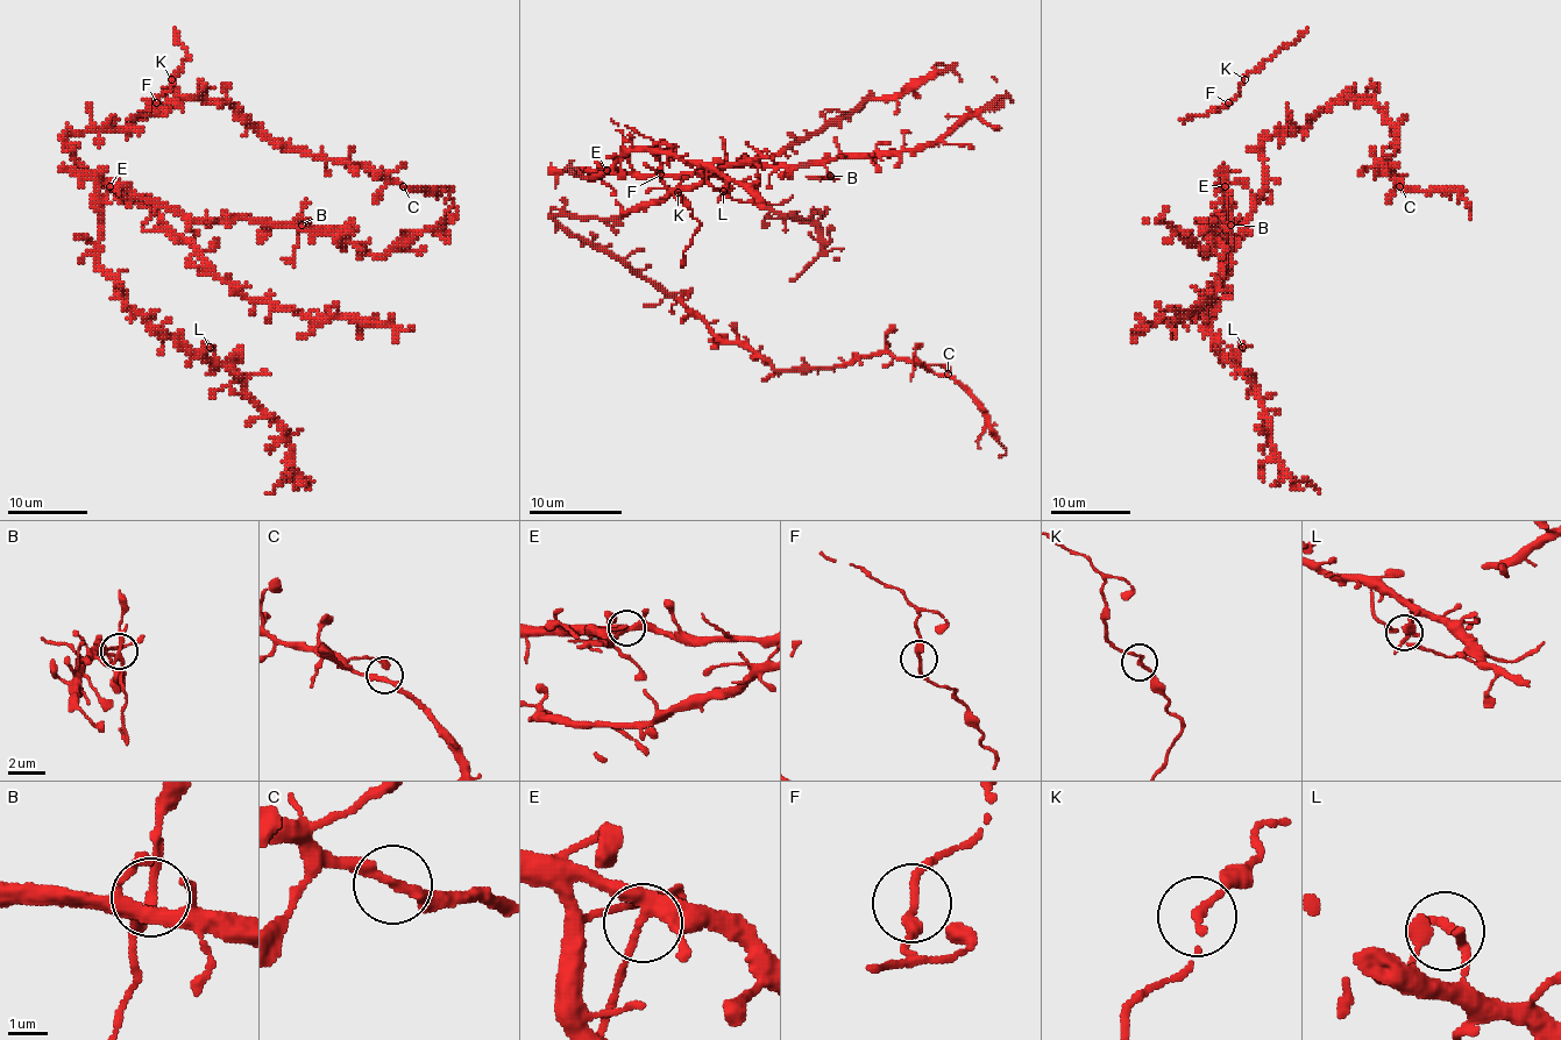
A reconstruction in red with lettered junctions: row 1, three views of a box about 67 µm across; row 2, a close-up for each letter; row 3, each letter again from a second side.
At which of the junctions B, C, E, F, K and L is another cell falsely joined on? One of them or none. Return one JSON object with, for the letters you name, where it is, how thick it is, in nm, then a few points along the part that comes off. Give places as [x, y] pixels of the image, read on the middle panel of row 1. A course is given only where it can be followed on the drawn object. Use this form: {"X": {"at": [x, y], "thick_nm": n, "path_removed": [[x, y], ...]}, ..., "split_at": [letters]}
{"B": {"at": [830, 176], "thick_nm": 180, "path_removed": [[829, 177], [806, 177]]}, "split_at": ["B"]}

